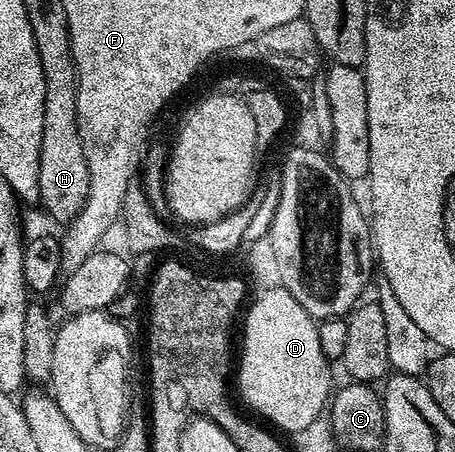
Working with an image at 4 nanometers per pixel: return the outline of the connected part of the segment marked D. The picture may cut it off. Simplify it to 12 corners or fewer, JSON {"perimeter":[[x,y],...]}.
{"perimeter":[[262,290],[243,318],[235,386],[278,431],[335,390],[318,323]]}

